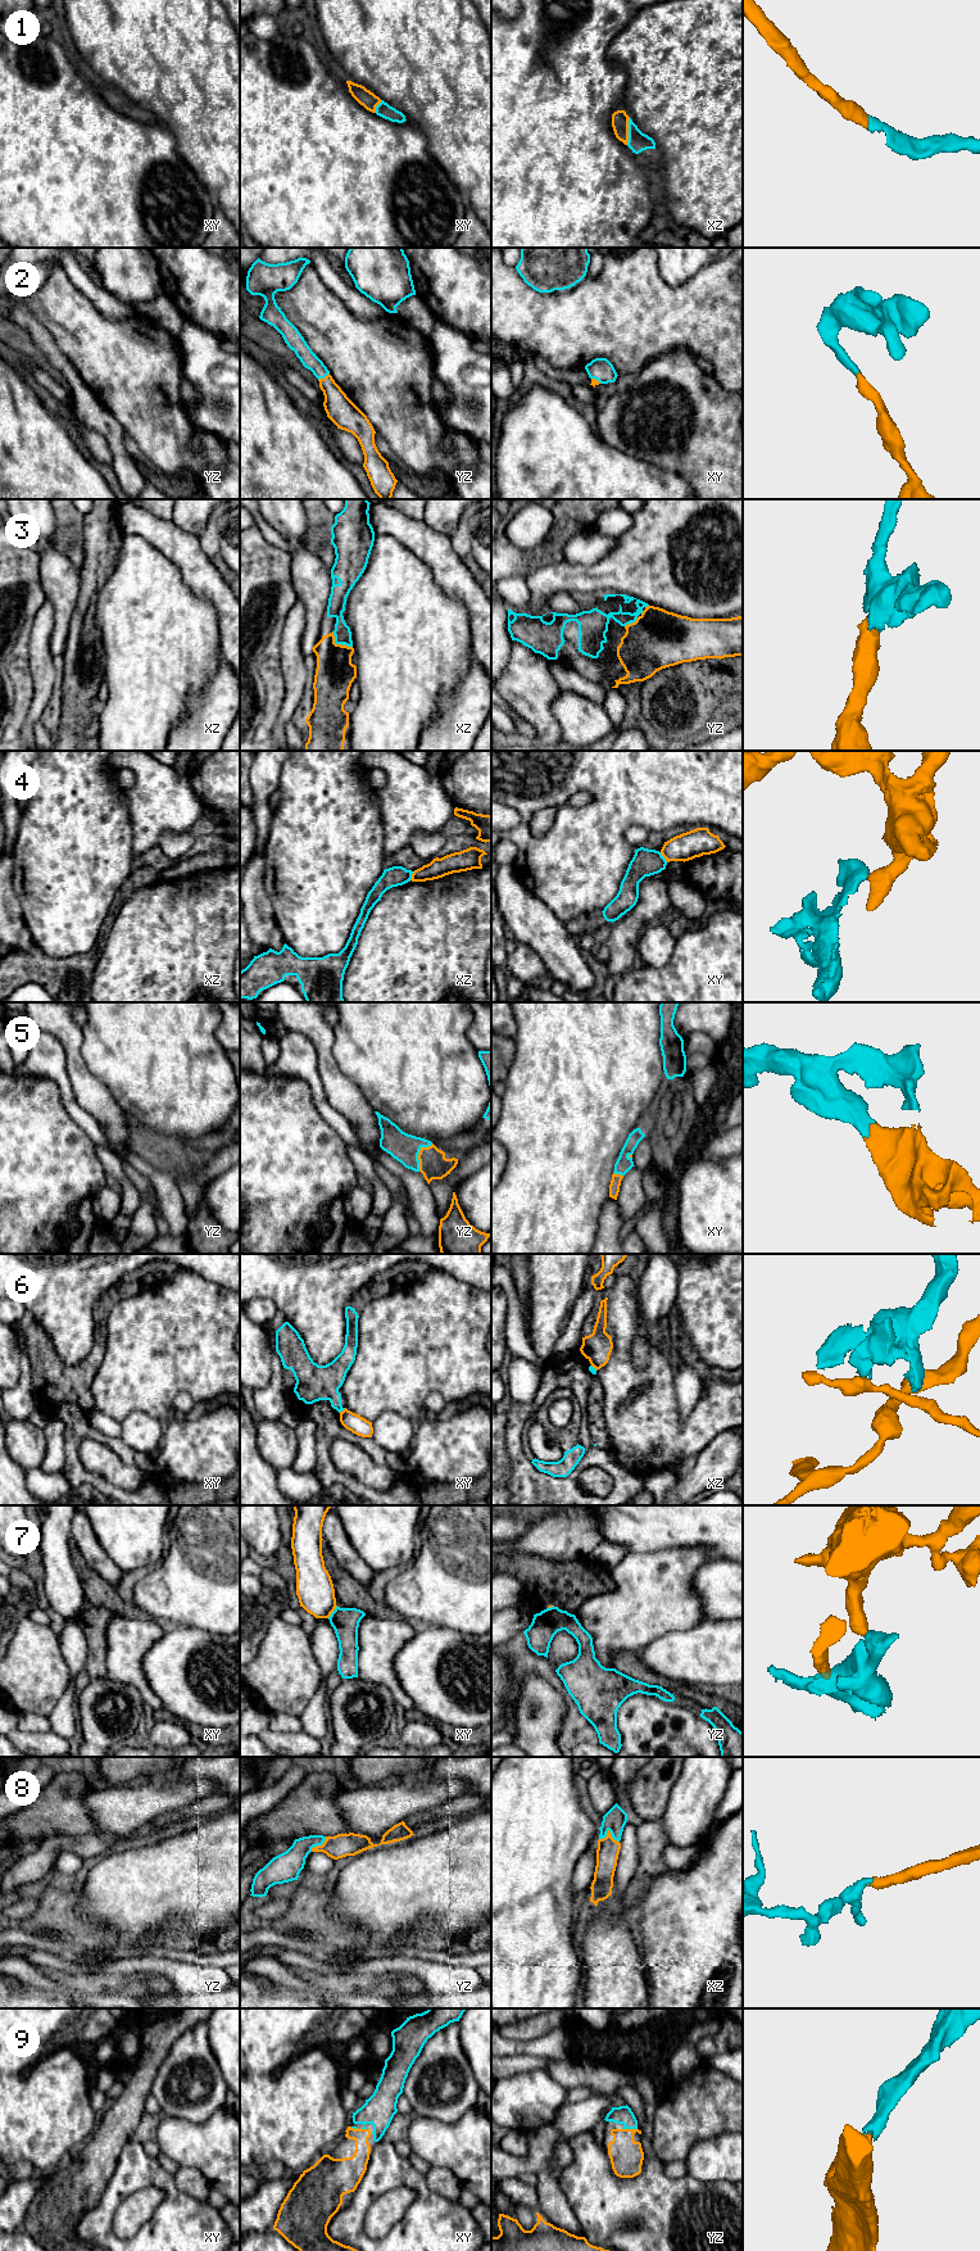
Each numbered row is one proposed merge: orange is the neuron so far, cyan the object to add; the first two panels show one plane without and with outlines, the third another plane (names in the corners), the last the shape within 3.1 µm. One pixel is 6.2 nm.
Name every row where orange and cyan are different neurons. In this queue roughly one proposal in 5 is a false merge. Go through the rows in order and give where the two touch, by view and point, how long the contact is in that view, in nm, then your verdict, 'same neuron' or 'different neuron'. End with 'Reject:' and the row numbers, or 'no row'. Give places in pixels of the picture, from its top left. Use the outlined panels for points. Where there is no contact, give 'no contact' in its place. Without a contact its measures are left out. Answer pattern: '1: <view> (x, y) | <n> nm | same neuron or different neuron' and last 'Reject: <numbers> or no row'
1: xz (627, 131) | 170 nm | same neuron
2: yz (325, 377) | 90 nm | same neuron
3: xz (339, 644) | 160 nm | same neuron
4: xy (663, 856) | 80 nm | different neuron
5: yz (418, 1154) | 200 nm | same neuron
6: xy (343, 1411) | 50 nm | different neuron
7: xy (332, 1611) | 100 nm | different neuron
8: xz (609, 1833) | 130 nm | same neuron
9: yz (629, 2129) | 100 nm | same neuron
Reject: 4, 6, 7

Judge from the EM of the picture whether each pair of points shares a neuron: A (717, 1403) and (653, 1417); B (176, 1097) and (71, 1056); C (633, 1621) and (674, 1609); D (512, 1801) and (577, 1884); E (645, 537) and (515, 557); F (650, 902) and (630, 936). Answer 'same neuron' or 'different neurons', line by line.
A: same neuron
B: different neurons
C: same neuron
D: different neurons
E: different neurons
F: same neuron

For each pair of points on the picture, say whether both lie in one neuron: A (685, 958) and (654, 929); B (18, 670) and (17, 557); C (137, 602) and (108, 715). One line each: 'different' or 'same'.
A: different
B: same
C: same

